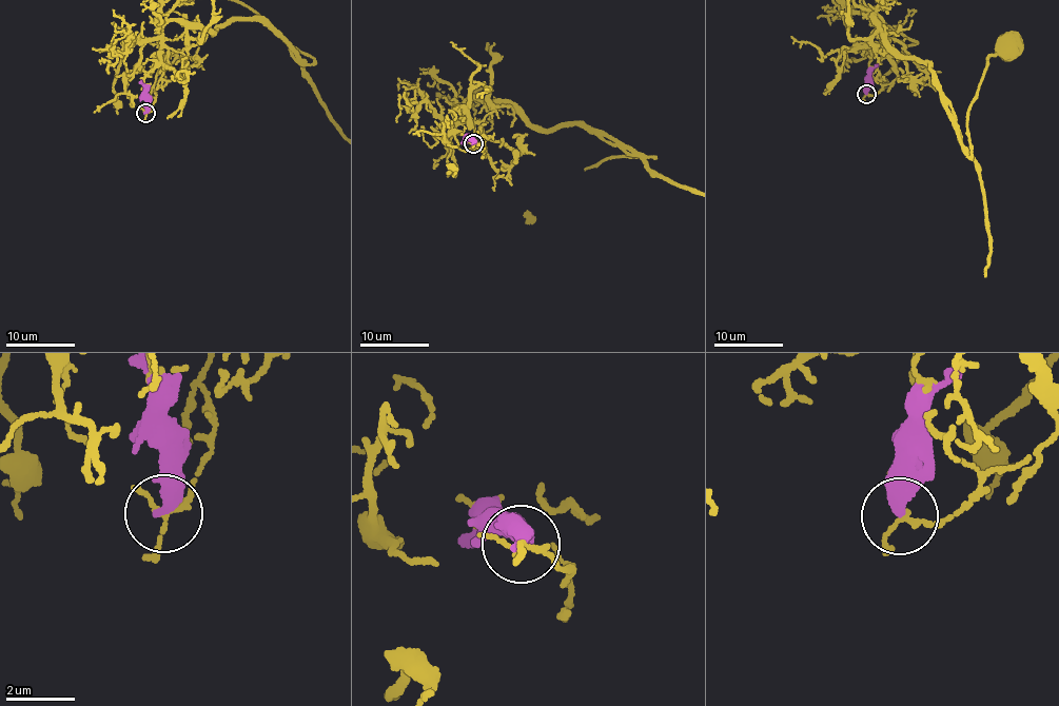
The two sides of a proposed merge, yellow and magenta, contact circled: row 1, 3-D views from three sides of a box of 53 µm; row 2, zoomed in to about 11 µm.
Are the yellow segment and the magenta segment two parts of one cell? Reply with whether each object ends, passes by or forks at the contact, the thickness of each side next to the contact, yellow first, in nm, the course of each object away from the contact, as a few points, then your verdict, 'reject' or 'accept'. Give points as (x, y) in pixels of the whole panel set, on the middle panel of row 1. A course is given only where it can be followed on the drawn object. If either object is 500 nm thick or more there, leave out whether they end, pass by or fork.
yellow forks there; magenta ends there; 120 nm thick on the yellow side, 400 nm on the other; magenta runs (473, 143), (467, 136), (461, 143); reject

